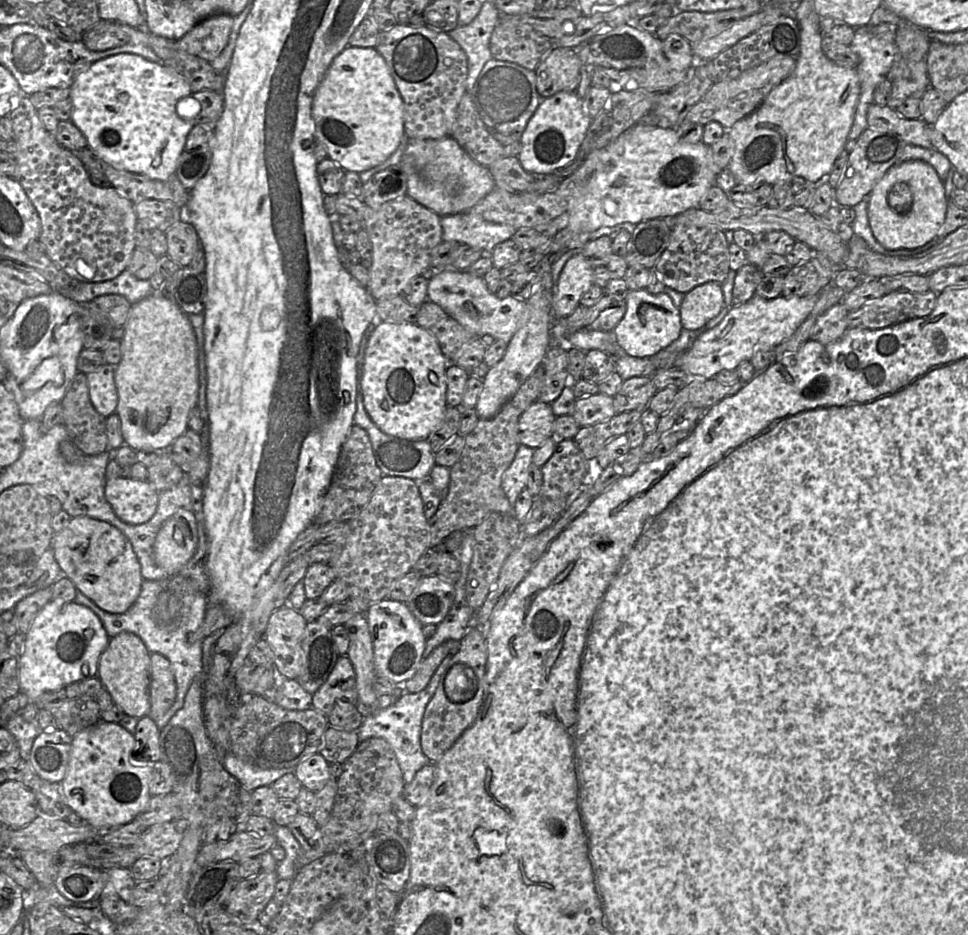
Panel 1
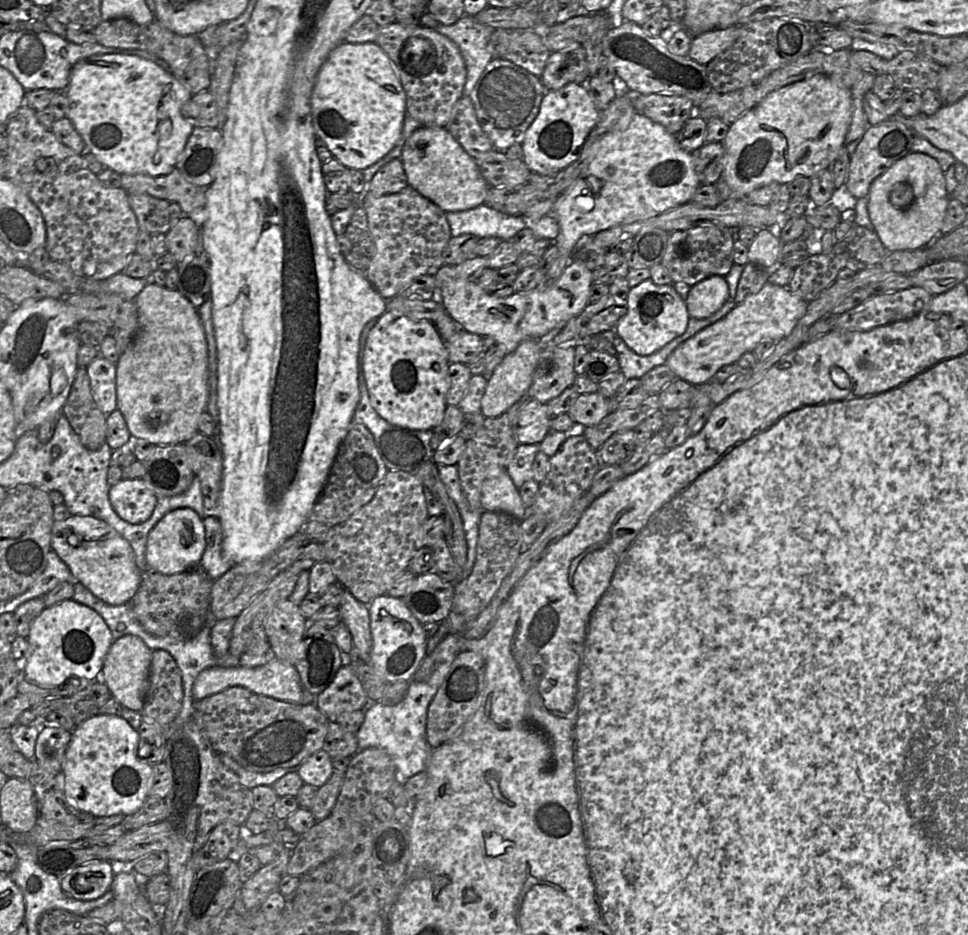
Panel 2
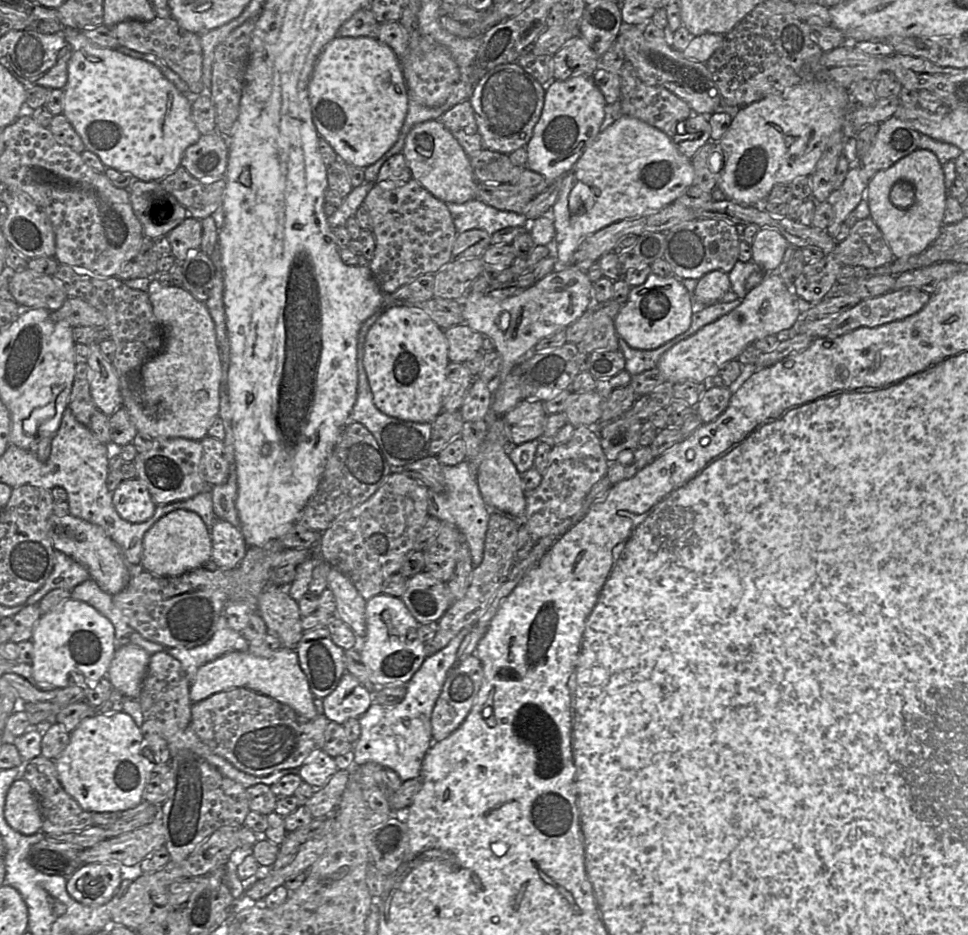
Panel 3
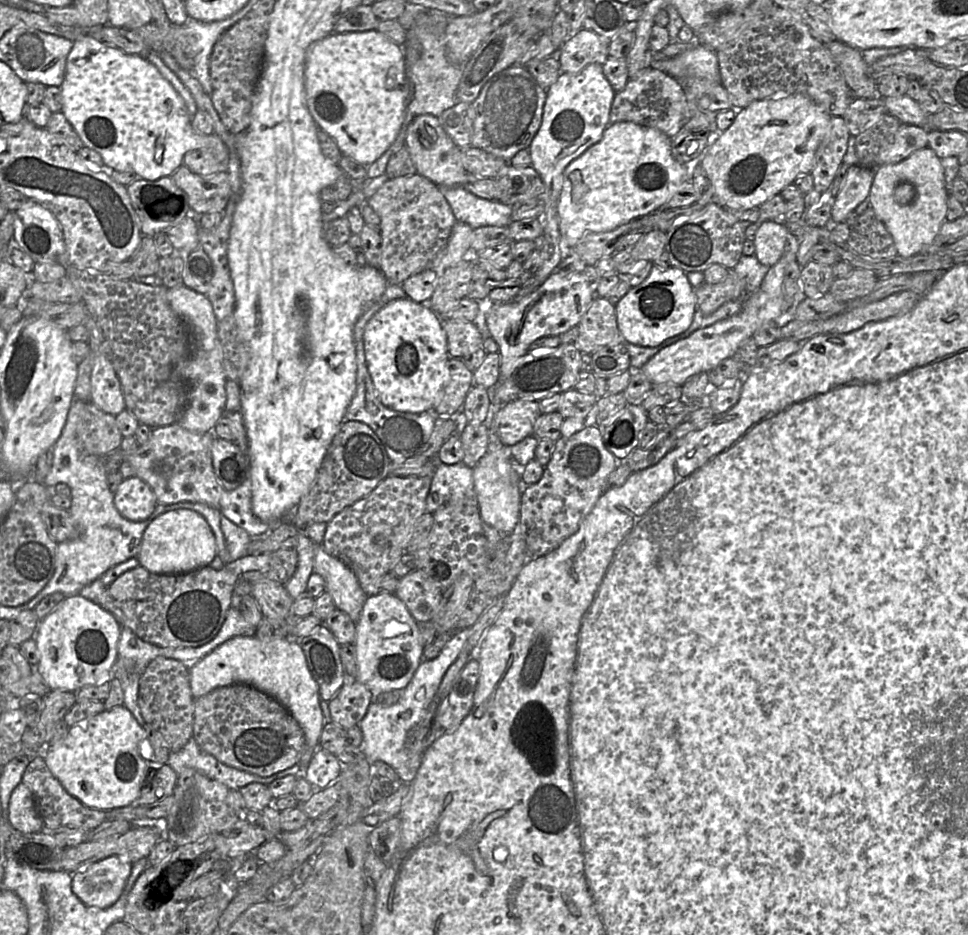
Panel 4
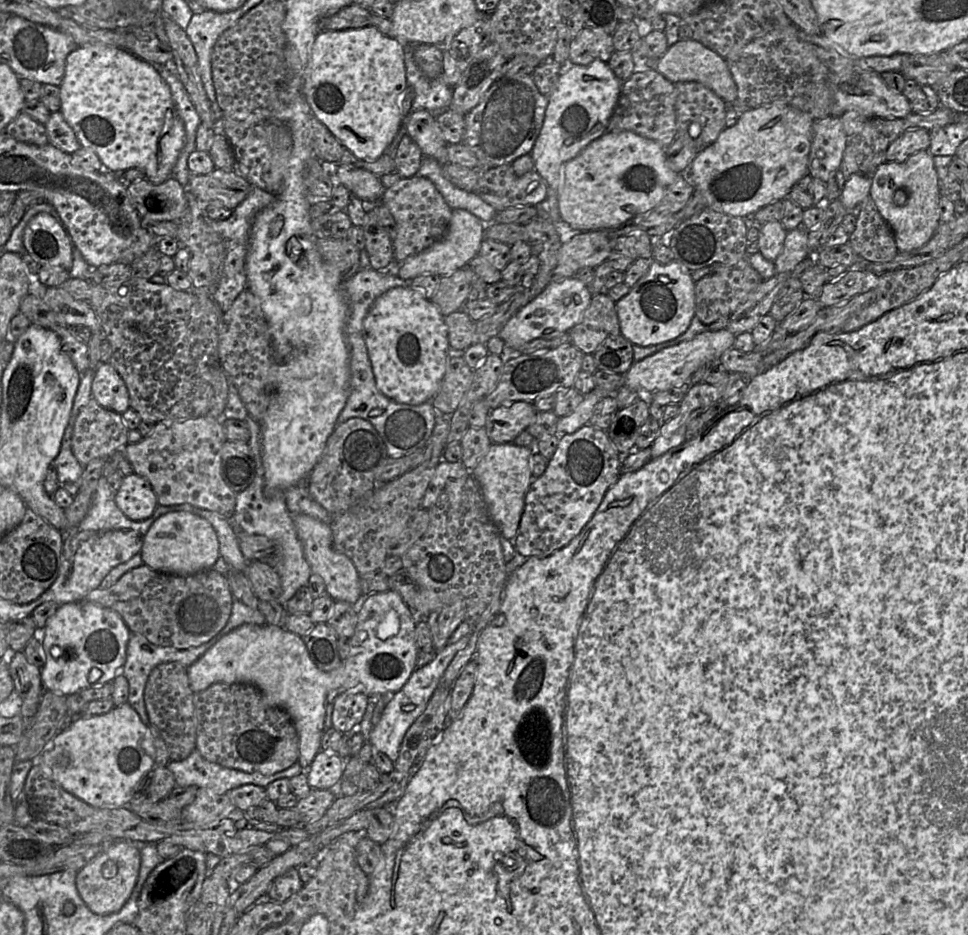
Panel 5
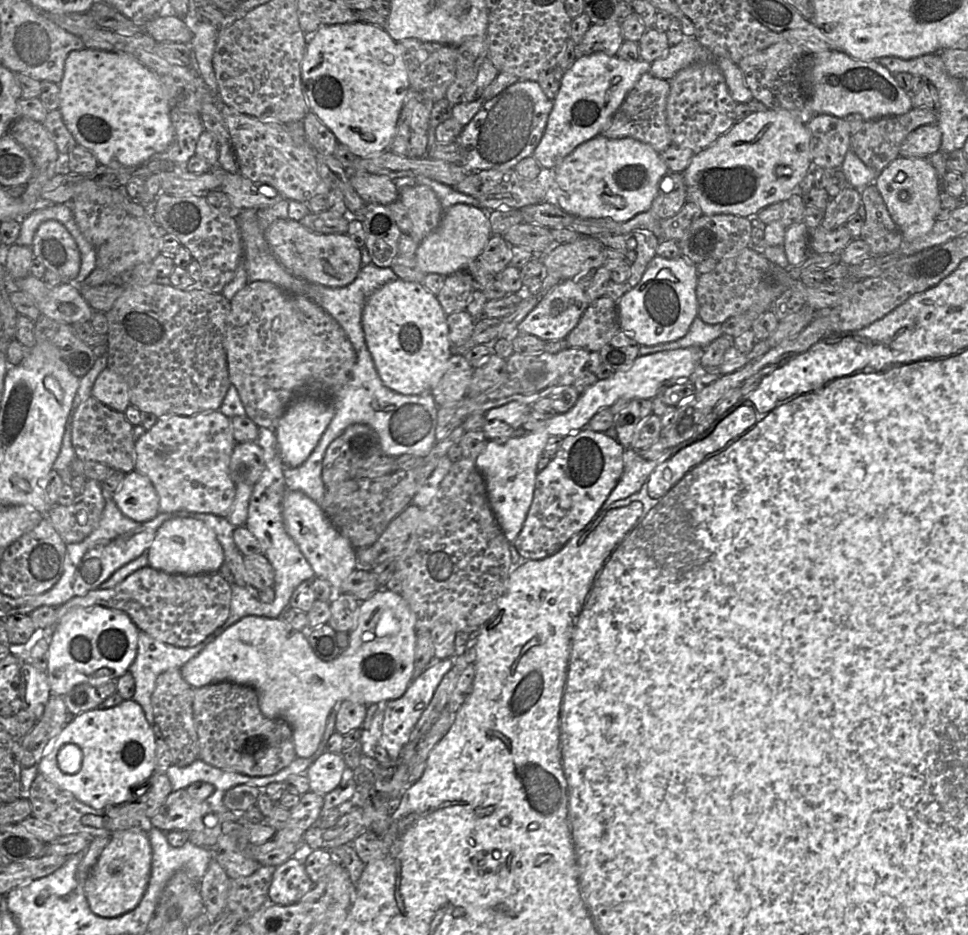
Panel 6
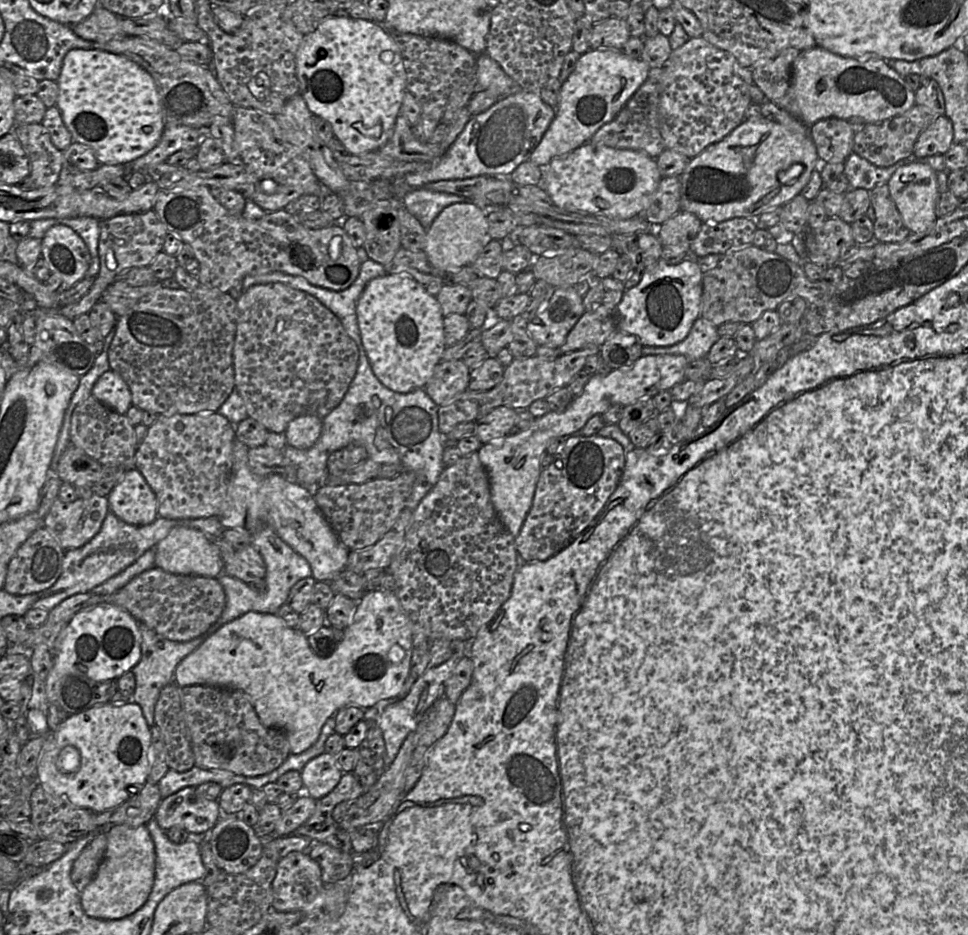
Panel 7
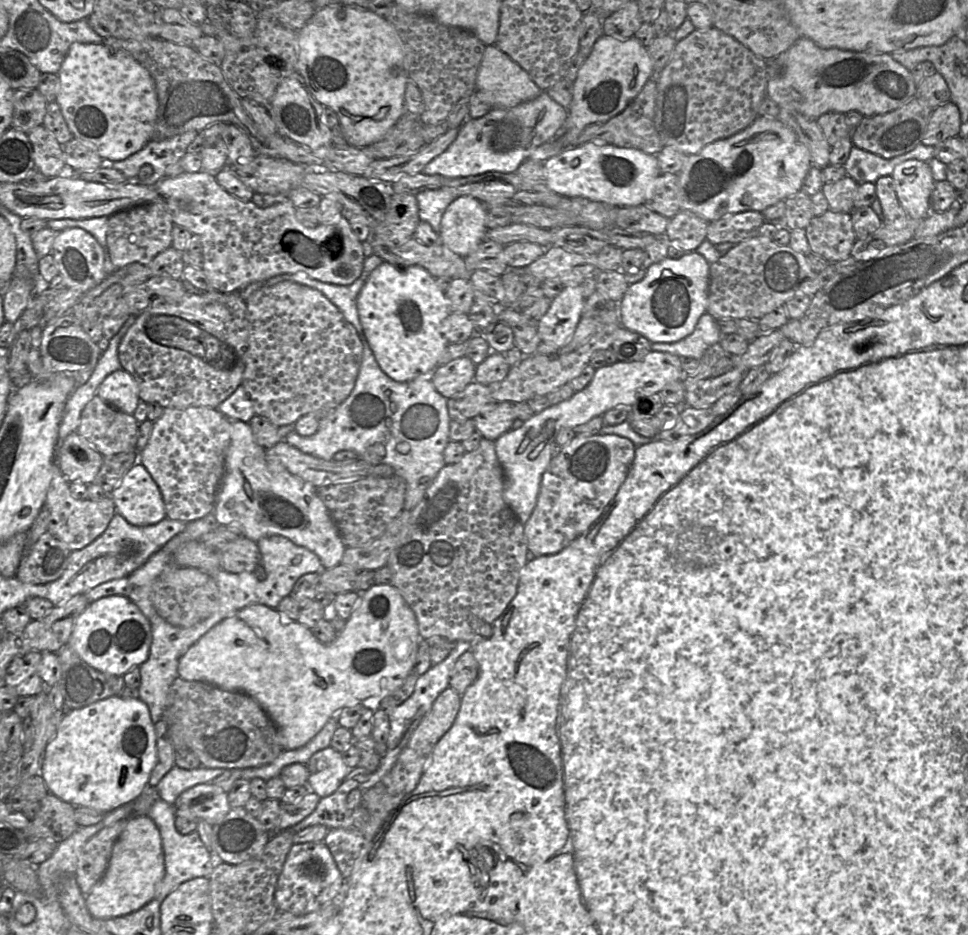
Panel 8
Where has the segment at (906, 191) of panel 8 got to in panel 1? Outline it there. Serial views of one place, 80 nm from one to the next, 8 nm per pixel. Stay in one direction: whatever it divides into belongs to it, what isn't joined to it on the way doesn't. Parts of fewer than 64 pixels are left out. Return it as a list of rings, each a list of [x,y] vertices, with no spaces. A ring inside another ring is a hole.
[[[908,160],[895,163],[885,172],[869,194],[868,219],[873,236],[878,243],[888,250],[919,248],[937,237],[945,221],[946,212],[947,196],[945,194],[944,181],[940,179],[933,166],[923,160]],[[898,182],[905,182],[910,193],[909,209],[904,213],[895,212],[887,202],[889,191]]]

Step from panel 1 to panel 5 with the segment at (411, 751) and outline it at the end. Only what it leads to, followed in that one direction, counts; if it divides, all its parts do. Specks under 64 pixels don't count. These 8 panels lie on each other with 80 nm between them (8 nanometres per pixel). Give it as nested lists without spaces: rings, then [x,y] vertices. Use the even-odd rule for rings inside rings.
[[[466,635],[454,644],[447,644],[437,653],[432,661],[422,667],[416,668],[412,672],[401,690],[394,694],[392,700],[384,708],[380,721],[371,730],[367,742],[372,745],[373,750],[383,752],[393,763],[397,760],[406,731],[424,712],[430,698],[439,686],[447,667],[455,655],[467,645],[469,639],[470,635]]]

